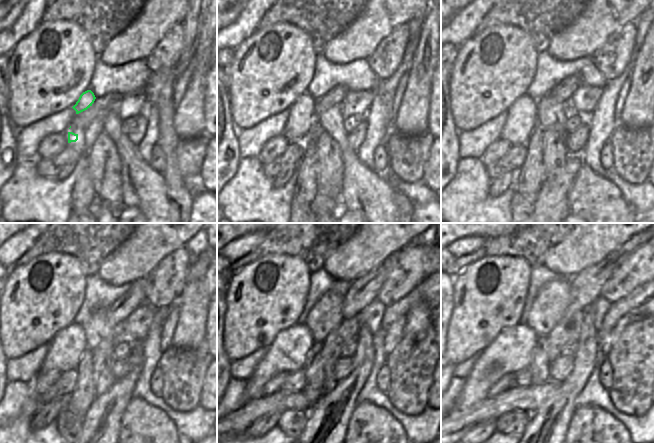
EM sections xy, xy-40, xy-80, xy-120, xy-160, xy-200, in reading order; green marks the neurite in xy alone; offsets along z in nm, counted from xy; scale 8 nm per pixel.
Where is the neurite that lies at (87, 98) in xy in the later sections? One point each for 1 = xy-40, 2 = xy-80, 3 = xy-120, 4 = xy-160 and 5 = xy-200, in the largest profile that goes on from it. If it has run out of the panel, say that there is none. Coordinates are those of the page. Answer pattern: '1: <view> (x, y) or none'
1: xy-40 (301, 114)
2: xy-80 (522, 118)
3: xy-120 (66, 348)
4: xy-160 (287, 353)
5: xy-200 (511, 351)

